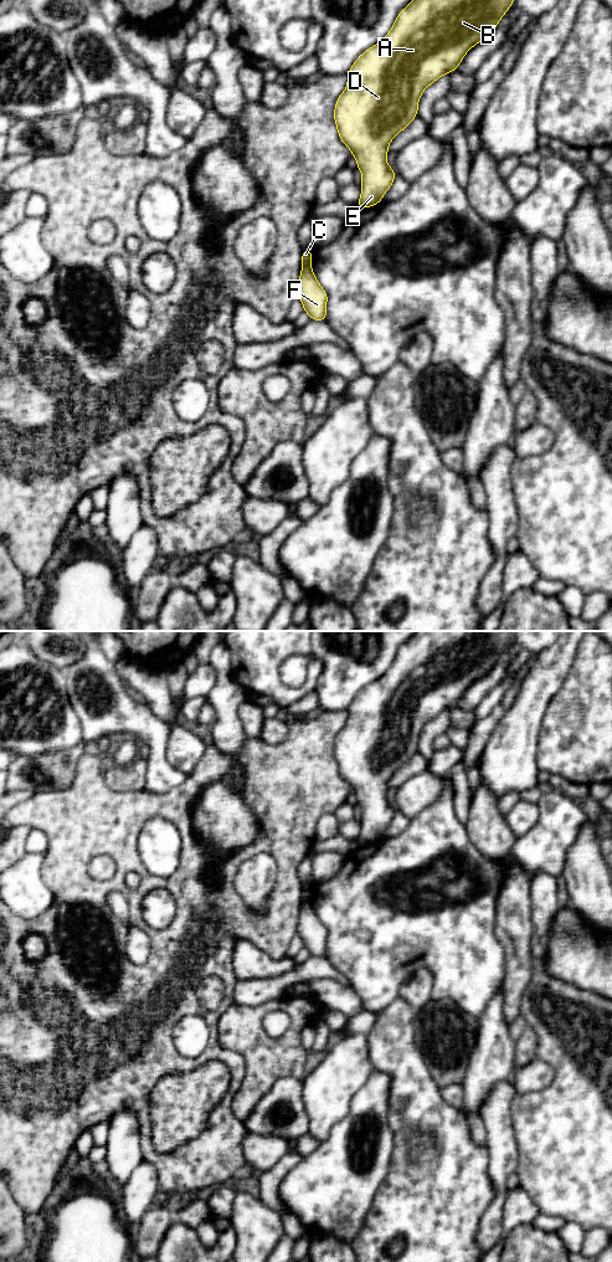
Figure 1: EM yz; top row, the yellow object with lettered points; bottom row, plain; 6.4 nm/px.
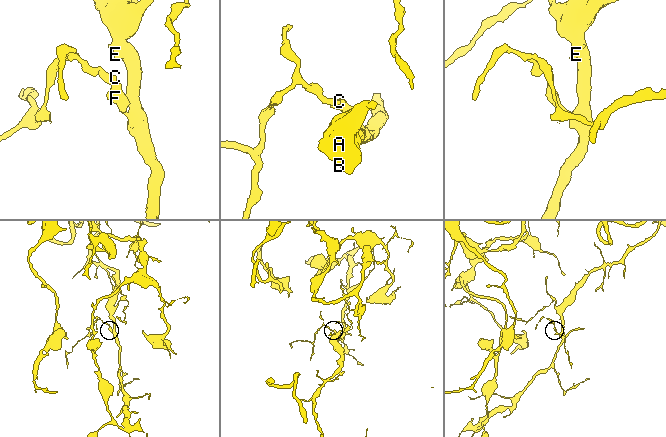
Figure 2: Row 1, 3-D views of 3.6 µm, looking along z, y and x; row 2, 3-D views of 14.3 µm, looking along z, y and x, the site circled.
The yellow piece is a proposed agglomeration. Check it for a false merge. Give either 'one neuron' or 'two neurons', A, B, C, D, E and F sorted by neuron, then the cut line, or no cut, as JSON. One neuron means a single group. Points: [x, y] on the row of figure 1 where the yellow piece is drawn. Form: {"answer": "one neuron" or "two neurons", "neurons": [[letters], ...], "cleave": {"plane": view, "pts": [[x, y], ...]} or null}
{"answer": "two neurons", "neurons": [["A", "B", "D", "E", "F"], ["C"]], "cleave": {"plane": "yz", "pts": [[303, 266], [309, 267]]}}

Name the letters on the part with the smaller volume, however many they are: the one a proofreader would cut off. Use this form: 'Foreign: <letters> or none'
Foreign: C

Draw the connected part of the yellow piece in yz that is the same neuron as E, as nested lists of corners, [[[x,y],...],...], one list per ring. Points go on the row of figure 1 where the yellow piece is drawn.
[[[412,0],[398,14],[386,37],[358,57],[346,73],[346,88],[336,99],[334,120],[340,140],[351,150],[362,174],[361,196],[356,204],[360,209],[381,202],[392,185],[396,173],[386,160],[389,144],[417,117],[422,92],[443,75],[458,70],[466,53],[488,39],[513,4],[514,0]]]

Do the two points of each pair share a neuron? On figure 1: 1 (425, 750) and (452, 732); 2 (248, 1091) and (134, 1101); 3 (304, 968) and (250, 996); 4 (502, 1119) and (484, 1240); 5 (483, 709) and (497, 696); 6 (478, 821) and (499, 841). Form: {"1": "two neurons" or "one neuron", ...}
{"1": "two neurons", "2": "one neuron", "3": "one neuron", "4": "one neuron", "5": "one neuron", "6": "one neuron"}

